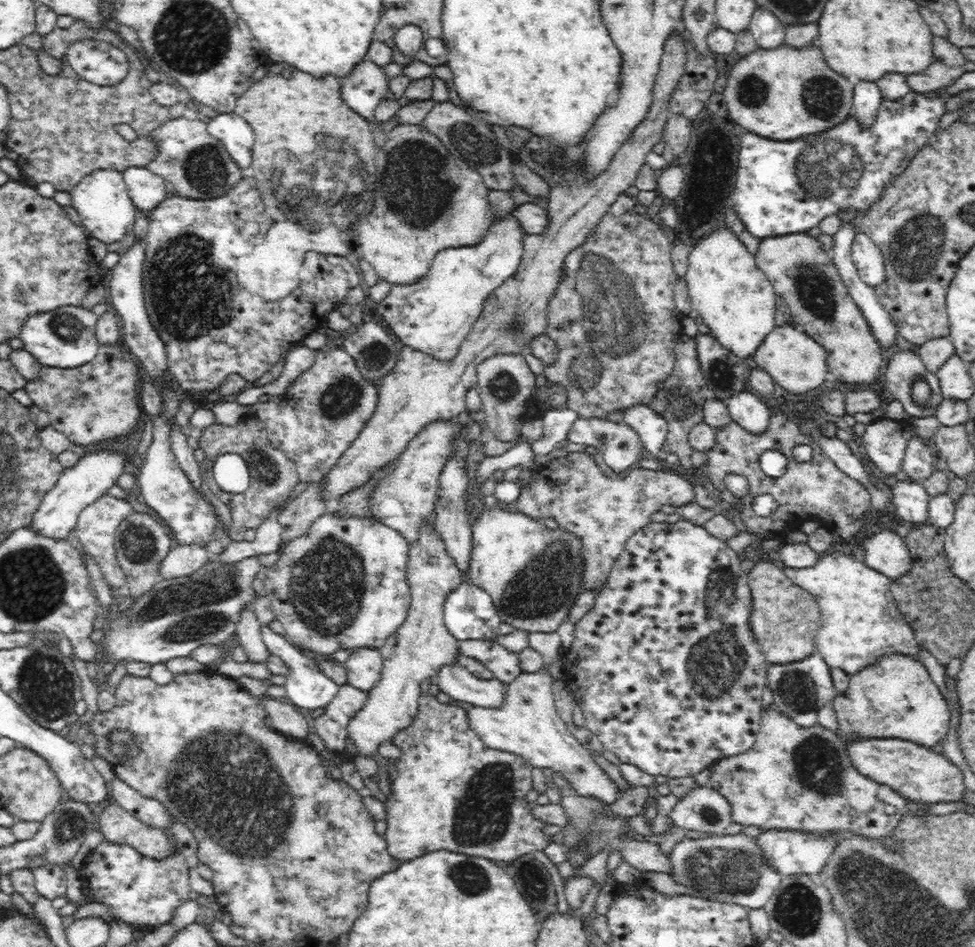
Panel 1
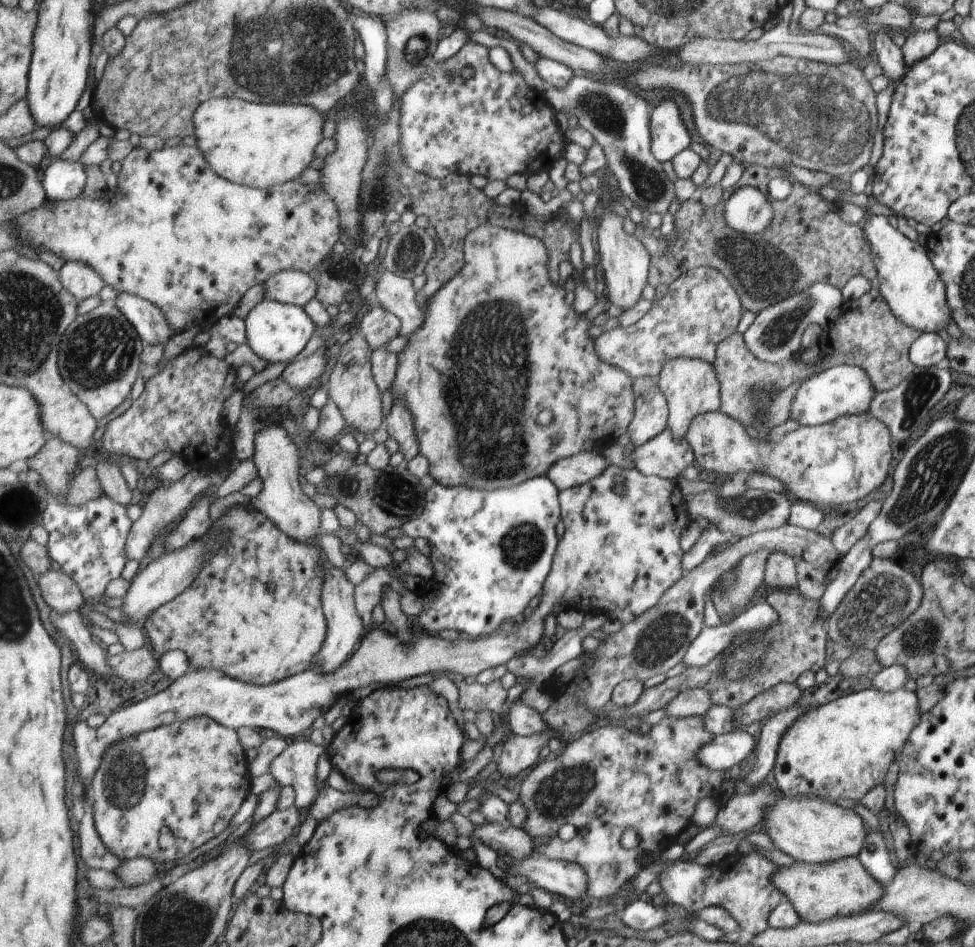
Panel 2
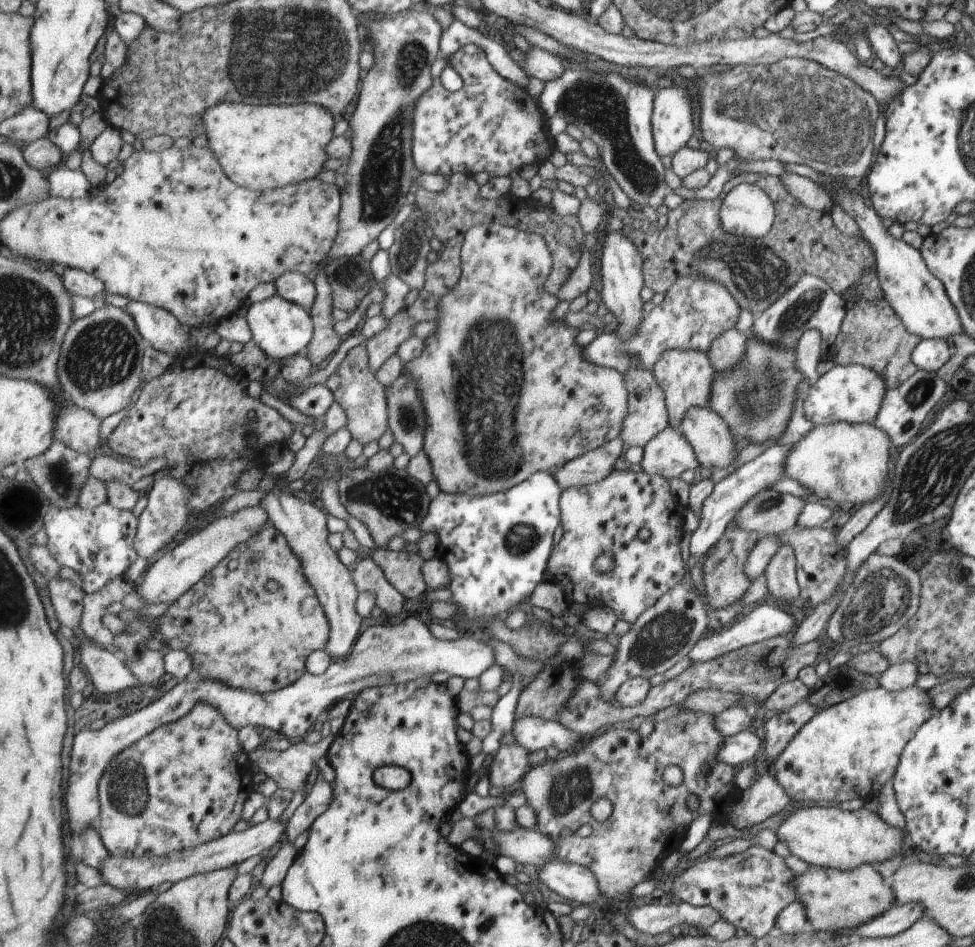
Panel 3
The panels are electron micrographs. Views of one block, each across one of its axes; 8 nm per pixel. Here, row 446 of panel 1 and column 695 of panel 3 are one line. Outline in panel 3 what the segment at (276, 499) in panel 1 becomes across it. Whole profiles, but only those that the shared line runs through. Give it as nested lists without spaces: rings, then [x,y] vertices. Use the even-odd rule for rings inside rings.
[[[742,173],[736,177],[731,177],[725,184],[723,184],[722,194],[729,192],[735,185],[740,182],[747,182],[756,184],[763,192],[769,192],[770,201],[775,204],[777,202],[778,206],[775,207],[776,210],[781,210],[781,215],[779,218],[785,218],[788,221],[788,224],[781,225],[781,220],[779,220],[779,226],[773,227],[767,231],[767,234],[761,240],[758,239],[744,239],[739,237],[734,237],[733,235],[728,235],[724,230],[721,229],[719,216],[717,215],[719,212],[719,205],[722,199],[722,196],[717,196],[713,200],[704,200],[700,201],[697,199],[685,199],[680,205],[678,205],[674,209],[667,209],[665,214],[662,214],[662,224],[657,227],[655,232],[637,232],[633,230],[633,232],[629,232],[629,234],[623,235],[627,240],[630,240],[636,247],[639,252],[641,252],[641,258],[643,258],[643,282],[644,286],[649,290],[655,292],[662,292],[665,294],[666,290],[670,288],[671,285],[674,284],[675,279],[686,277],[687,275],[702,275],[704,279],[710,279],[711,282],[721,283],[730,294],[735,298],[736,302],[740,307],[743,307],[745,310],[749,310],[753,315],[757,315],[760,312],[763,312],[770,304],[775,302],[777,297],[780,297],[797,279],[801,278],[804,274],[812,274],[816,275],[819,278],[827,280],[828,284],[832,286],[832,290],[835,293],[844,294],[844,291],[847,290],[849,286],[853,286],[853,282],[857,280],[859,277],[862,277],[862,274],[866,270],[871,270],[875,267],[875,255],[874,255],[874,247],[871,246],[870,242],[867,242],[867,239],[859,232],[857,237],[846,237],[842,235],[835,225],[833,224],[832,218],[830,217],[829,211],[827,214],[823,214],[821,211],[812,211],[804,206],[802,206],[797,200],[792,198],[787,192],[785,192],[782,187],[779,176],[773,175],[763,175],[761,173]]]

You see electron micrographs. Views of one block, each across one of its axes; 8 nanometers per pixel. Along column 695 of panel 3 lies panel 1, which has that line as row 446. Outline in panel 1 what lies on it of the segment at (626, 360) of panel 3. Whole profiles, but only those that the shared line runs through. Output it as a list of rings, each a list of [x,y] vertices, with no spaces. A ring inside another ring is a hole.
[[[325,349],[316,352],[315,356],[312,366],[288,383],[283,395],[270,395],[267,403],[256,402],[250,406],[252,415],[265,424],[270,444],[283,450],[294,461],[301,483],[311,483],[326,477],[346,449],[358,438],[377,407],[377,386],[362,377],[354,365],[354,358],[348,352],[344,349]]]

